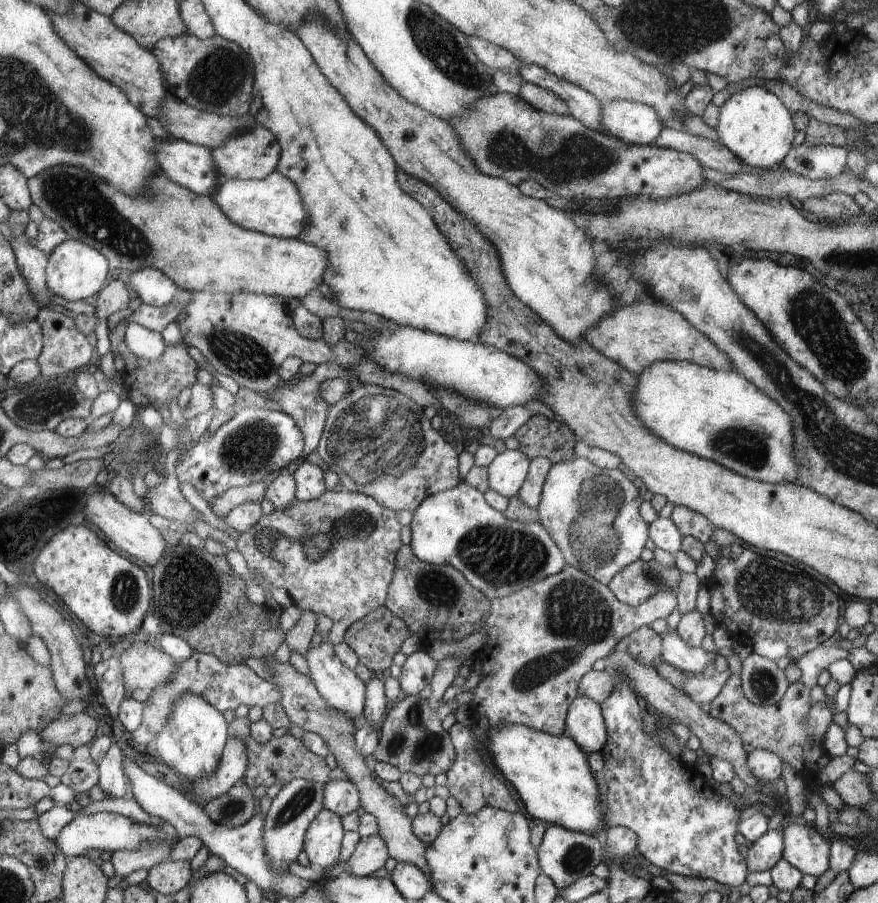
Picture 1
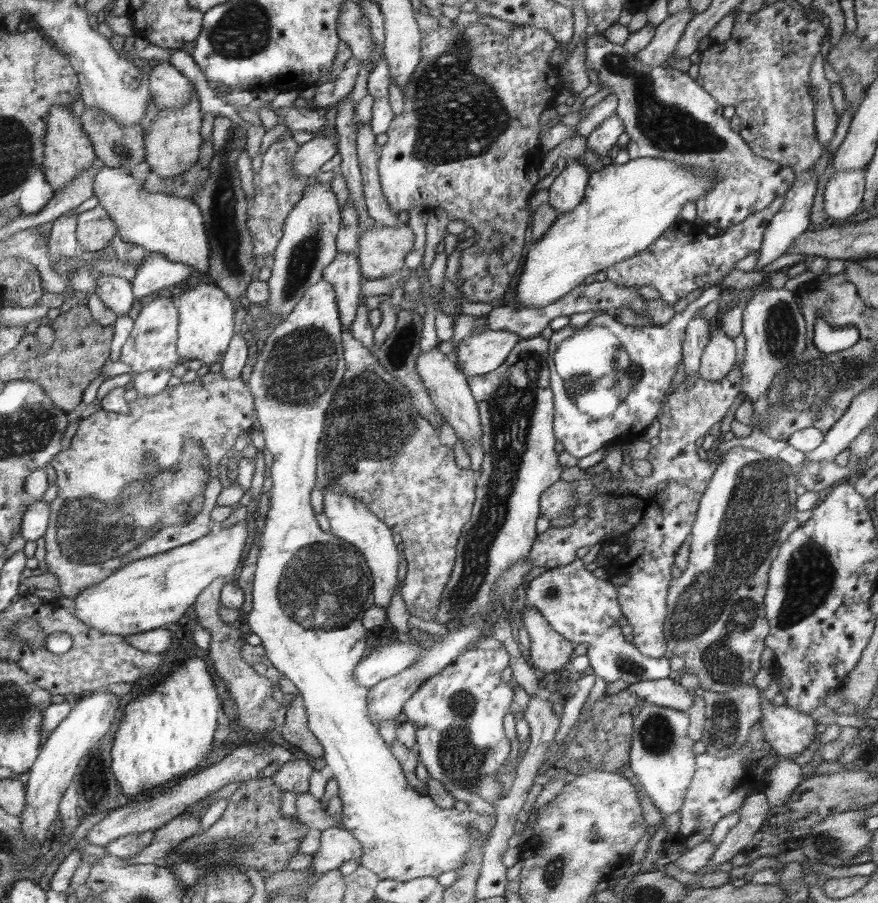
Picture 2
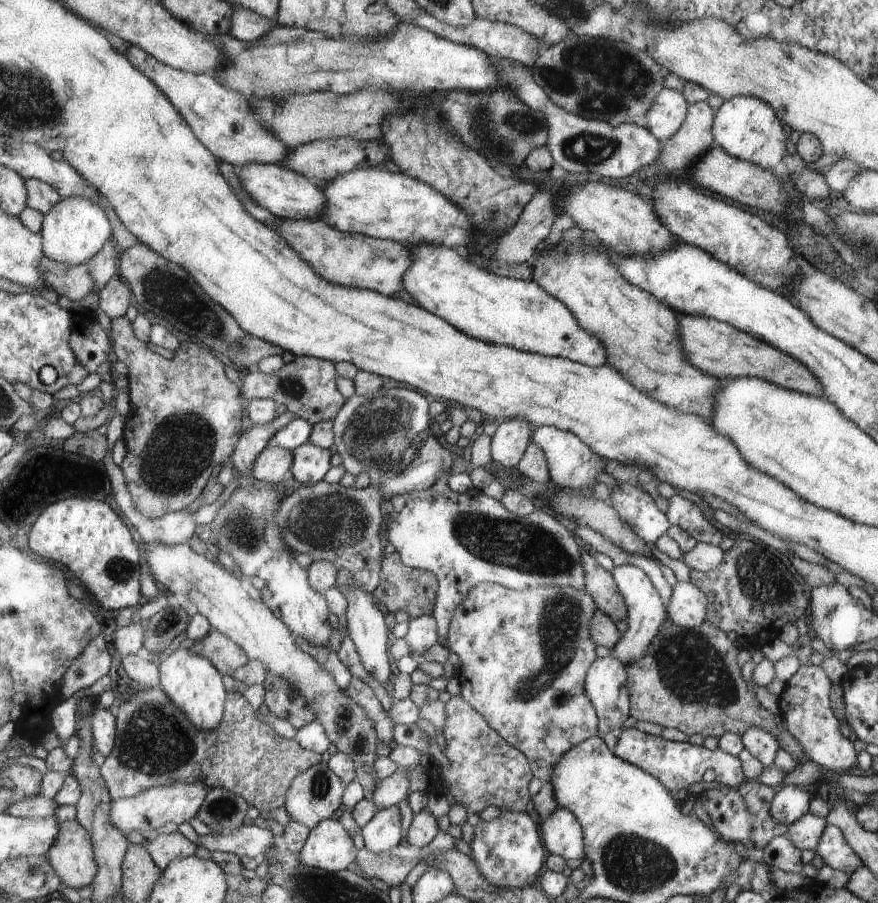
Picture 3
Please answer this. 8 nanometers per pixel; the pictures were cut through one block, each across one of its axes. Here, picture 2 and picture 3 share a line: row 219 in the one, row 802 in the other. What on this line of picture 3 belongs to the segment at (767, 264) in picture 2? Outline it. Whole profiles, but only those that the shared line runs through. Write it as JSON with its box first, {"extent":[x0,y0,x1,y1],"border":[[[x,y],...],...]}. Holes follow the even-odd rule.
{"extent":[770,786,810,826],"border":[[[782,786],[773,797],[770,815],[774,821],[791,826],[809,813],[810,799],[810,794],[797,786]]]}

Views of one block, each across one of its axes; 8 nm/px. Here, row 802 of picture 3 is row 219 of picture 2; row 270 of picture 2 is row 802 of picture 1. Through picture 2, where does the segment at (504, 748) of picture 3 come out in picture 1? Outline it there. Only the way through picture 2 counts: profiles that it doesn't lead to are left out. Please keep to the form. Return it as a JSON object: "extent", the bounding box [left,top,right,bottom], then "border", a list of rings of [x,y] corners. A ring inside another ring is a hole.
{"extent":[442,722,518,813],"border":[[[455,722],[452,728],[448,730],[456,752],[456,759],[450,770],[443,775],[442,782],[448,787],[450,796],[456,799],[456,802],[462,807],[463,813],[478,813],[478,810],[485,807],[493,807],[504,810],[505,812],[518,813],[518,804],[514,802],[508,786],[502,782],[502,778],[498,778],[492,772],[490,764],[486,764],[484,758],[478,758],[480,756],[478,742],[476,742],[476,738],[472,736],[470,730],[472,730],[470,726],[464,726],[460,722]]]}

